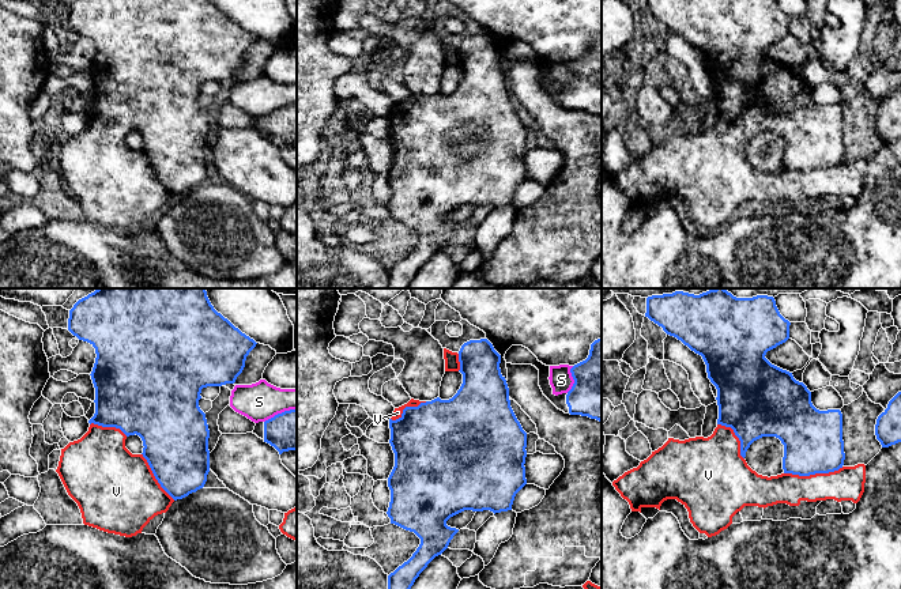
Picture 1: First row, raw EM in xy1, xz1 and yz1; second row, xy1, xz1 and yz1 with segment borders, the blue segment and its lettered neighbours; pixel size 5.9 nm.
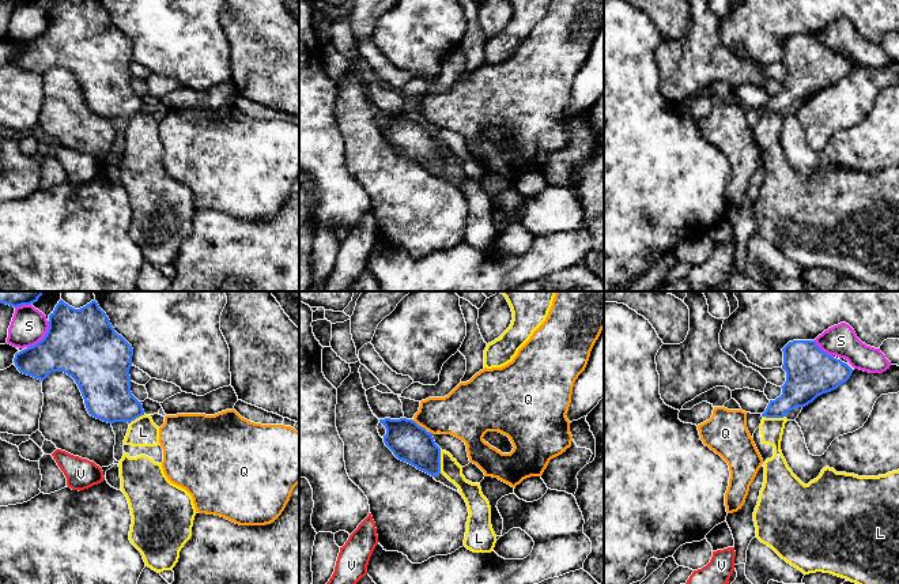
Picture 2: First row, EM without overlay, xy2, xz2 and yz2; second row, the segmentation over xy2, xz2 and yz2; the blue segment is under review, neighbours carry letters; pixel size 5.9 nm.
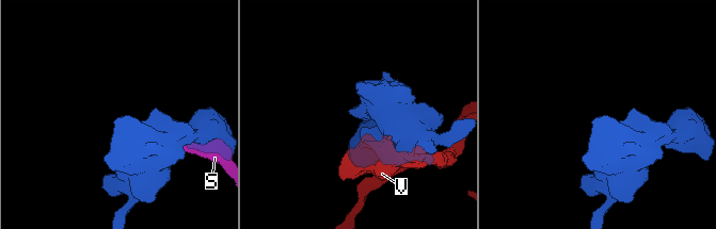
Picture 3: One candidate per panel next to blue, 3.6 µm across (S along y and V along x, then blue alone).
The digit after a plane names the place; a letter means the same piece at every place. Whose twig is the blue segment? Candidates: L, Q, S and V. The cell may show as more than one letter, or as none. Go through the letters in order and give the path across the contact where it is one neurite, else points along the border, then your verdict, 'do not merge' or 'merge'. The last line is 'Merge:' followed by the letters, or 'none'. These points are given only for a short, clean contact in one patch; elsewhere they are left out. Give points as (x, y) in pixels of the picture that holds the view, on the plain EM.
L: along xz2 (439, 144), (441, 168) | do not merge
Q: along xz2 (411, 115), (426, 125) | do not merge
S: do not merge
V: merge
Merge: V

